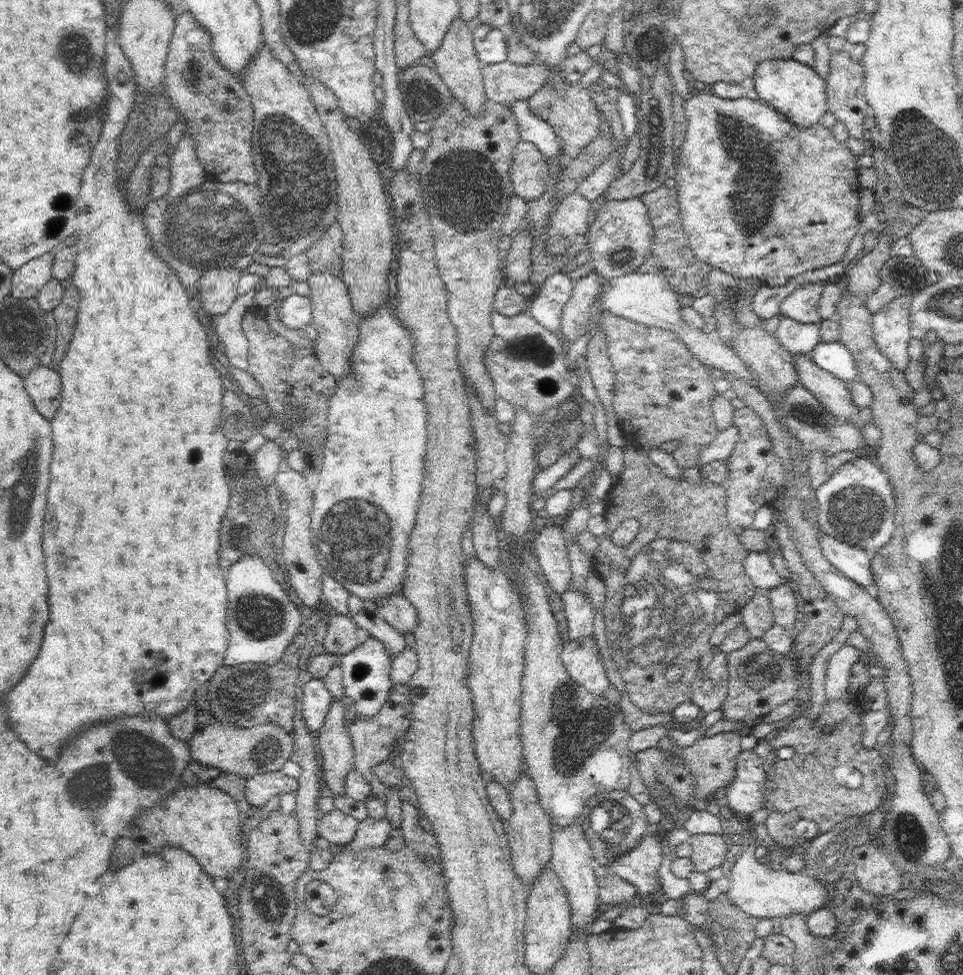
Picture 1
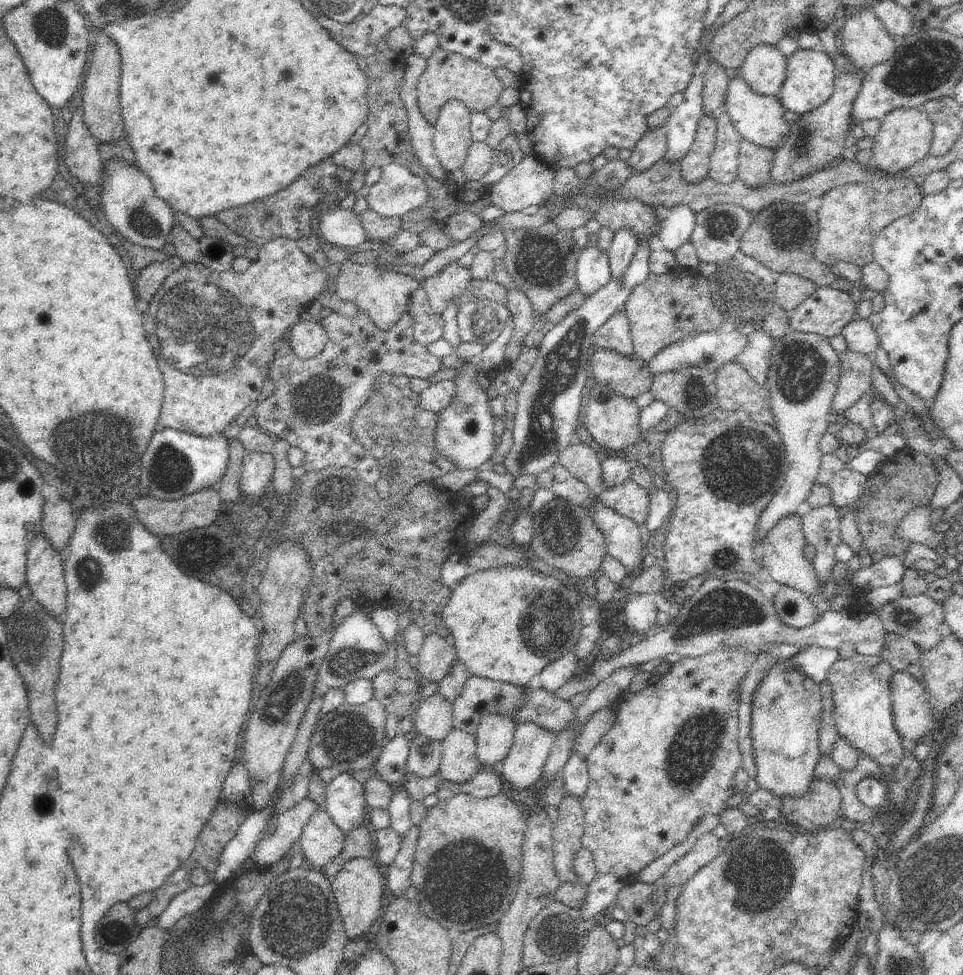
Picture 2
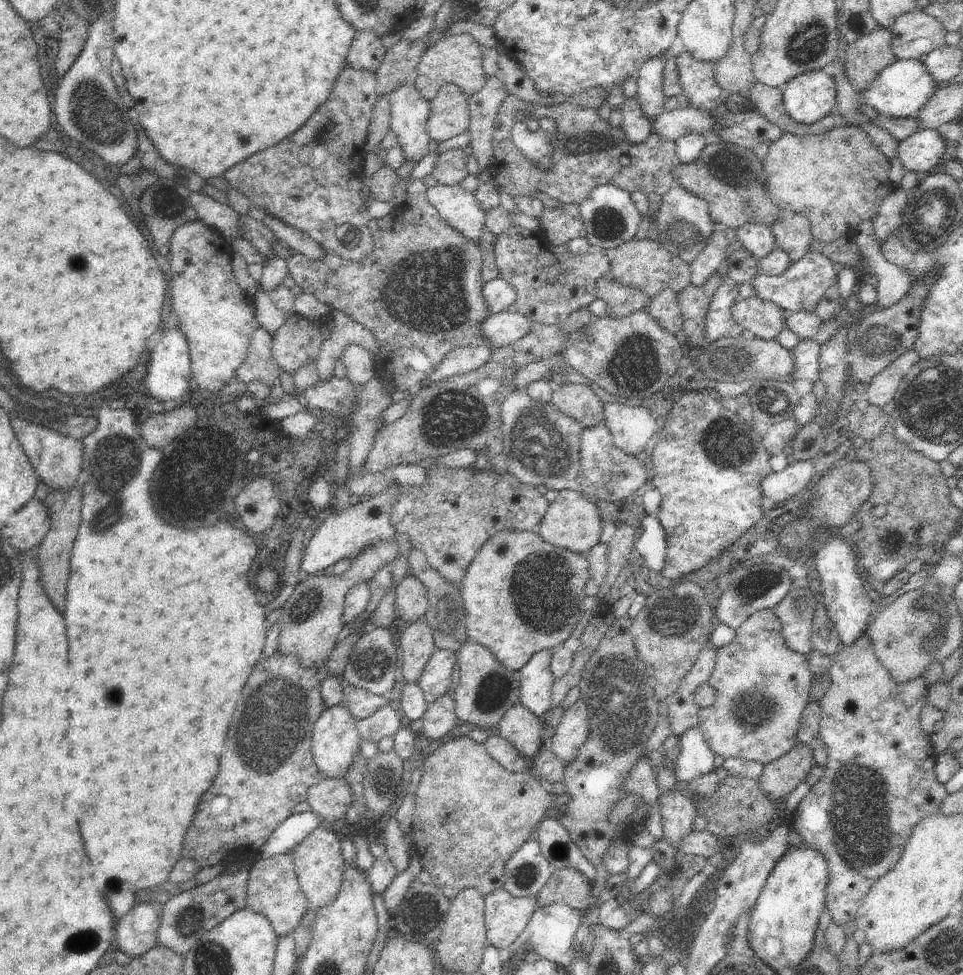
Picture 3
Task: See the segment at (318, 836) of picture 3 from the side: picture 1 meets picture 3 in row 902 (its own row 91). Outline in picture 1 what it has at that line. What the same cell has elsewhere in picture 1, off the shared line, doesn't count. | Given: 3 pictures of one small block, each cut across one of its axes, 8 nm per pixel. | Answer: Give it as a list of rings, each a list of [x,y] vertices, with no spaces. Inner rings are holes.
[[[302,69],[302,80],[327,132],[330,154],[335,166],[337,180],[338,211],[337,222],[343,232],[341,277],[353,311],[359,316],[371,314],[387,302],[394,292],[389,280],[391,267],[395,265],[393,253],[394,228],[392,208],[386,203],[386,191],[380,180],[380,171],[370,155],[368,146],[360,134],[350,130],[346,116],[342,113],[336,95]]]

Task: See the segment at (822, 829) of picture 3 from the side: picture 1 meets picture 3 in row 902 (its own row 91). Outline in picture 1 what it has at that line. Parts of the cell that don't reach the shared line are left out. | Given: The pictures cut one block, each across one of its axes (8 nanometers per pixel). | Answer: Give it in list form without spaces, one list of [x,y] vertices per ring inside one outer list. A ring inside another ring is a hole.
[[[849,46],[844,51],[831,54],[829,67],[830,72],[825,81],[827,110],[830,114],[834,114],[836,121],[840,121],[848,128],[851,138],[862,140],[864,118],[871,114],[868,99],[864,95],[864,74],[866,71],[864,71],[863,64],[860,60],[852,59]]]

